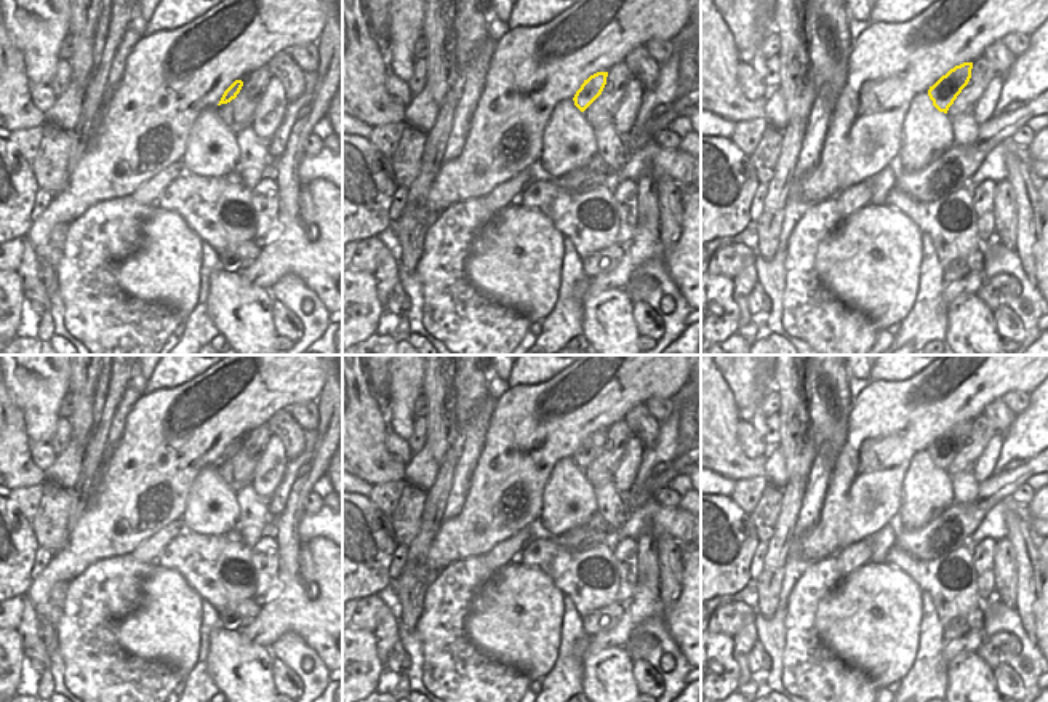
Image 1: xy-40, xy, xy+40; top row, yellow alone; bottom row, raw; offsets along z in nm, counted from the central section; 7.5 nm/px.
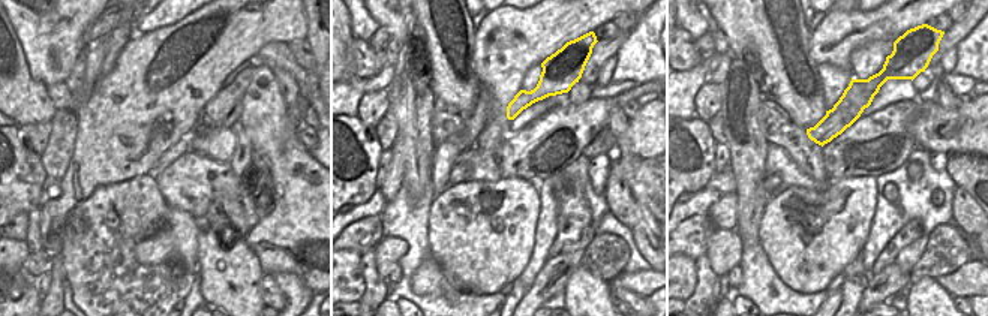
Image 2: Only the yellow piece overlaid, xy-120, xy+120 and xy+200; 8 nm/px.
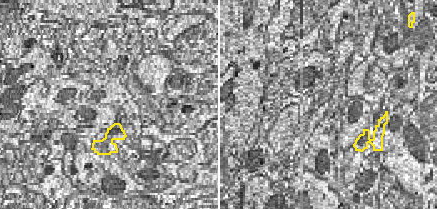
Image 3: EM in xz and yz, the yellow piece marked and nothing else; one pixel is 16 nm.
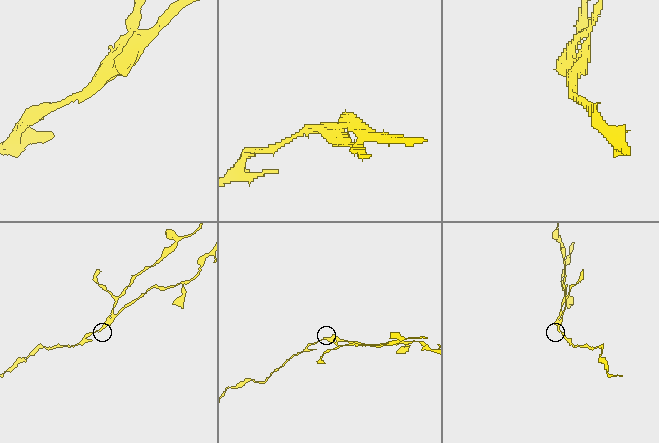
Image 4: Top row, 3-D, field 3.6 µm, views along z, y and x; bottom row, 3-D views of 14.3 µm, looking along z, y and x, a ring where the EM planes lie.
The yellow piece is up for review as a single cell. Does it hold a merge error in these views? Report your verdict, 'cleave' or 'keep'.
cleave

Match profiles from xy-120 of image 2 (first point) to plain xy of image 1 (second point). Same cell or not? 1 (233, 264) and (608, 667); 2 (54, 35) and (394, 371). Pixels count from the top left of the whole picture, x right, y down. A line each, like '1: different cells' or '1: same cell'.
1: same cell
2: same cell

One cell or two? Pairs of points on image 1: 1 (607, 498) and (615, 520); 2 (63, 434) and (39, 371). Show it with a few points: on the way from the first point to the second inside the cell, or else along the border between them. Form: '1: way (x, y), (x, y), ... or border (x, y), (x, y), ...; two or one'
1: way (610, 502), (615, 515); one
2: border (60, 416), (55, 434), (48, 442); two

